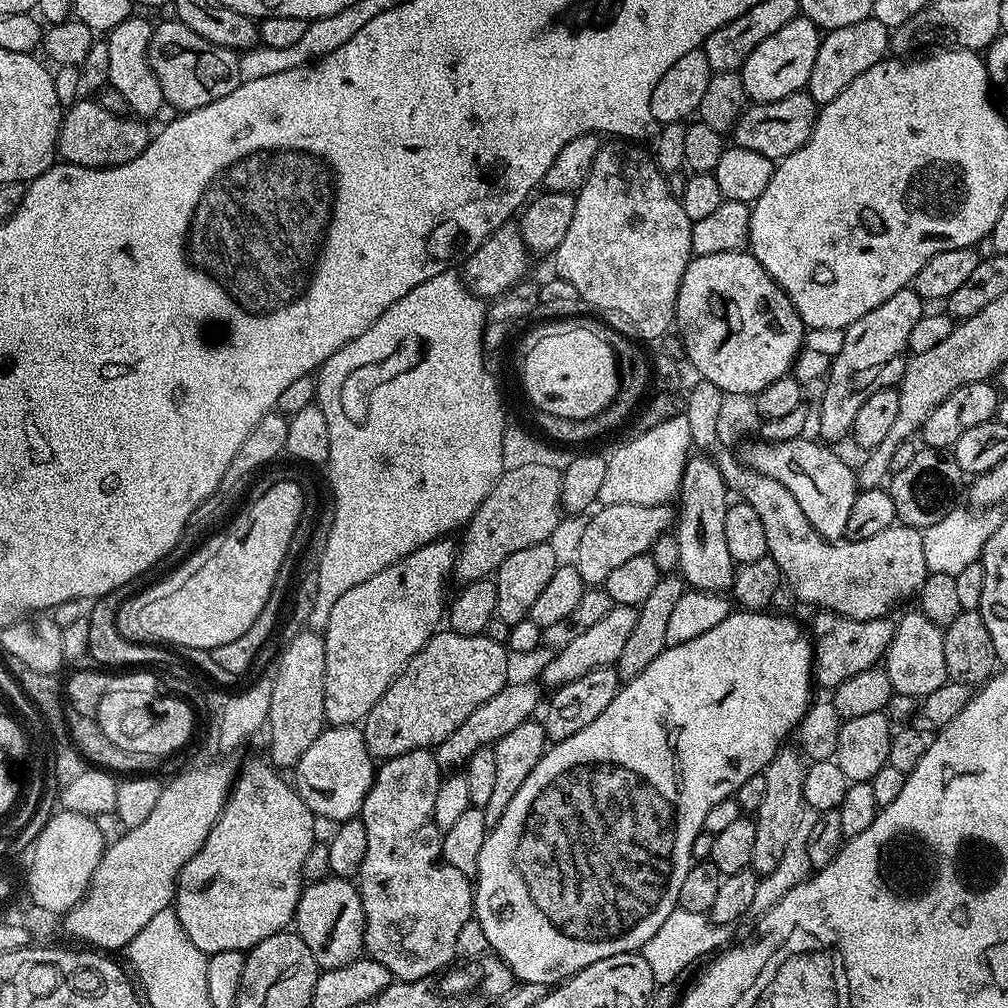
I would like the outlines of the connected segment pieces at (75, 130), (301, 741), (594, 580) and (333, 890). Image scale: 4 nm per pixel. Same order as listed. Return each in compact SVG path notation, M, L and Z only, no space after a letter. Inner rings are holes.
M95 99L80 100L72 109L63 113L60 137L56 150L61 161L78 168L113 168L134 162L146 150L150 131L143 119L131 115L119 116L104 109Z
M315 631L300 632L288 644L288 649L280 656L280 665L272 676L270 694L270 714L266 725L268 732L267 759L277 769L295 769L297 762L306 754L306 746L314 743L314 738L326 727L324 707L326 706L326 654L324 637Z
M606 504L597 507L591 513L592 521L581 530L580 541L576 544L574 563L578 574L582 574L585 585L603 585L610 570L622 566L626 558L651 553L656 539L665 535L673 527L674 512L670 509L668 504L655 504L654 506Z
M329 875L326 880L305 883L300 891L294 931L314 954L317 969L337 968L361 959L364 947L364 907L359 887L351 879Z

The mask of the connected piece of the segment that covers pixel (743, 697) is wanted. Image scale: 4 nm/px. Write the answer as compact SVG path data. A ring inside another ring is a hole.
M732 610L725 620L714 626L714 630L706 630L706 634L701 634L699 638L690 638L690 642L682 646L665 648L658 658L654 658L654 662L650 662L650 666L646 666L646 670L642 670L642 674L638 674L638 678L627 681L621 687L614 702L610 702L610 706L606 706L606 710L602 710L602 714L598 714L598 718L586 726L586 730L578 730L578 734L570 738L555 741L545 751L538 766L530 770L526 782L518 786L518 794L510 798L506 814L502 814L502 818L489 827L482 850L478 850L478 870L474 877L474 920L480 923L485 942L496 951L493 953L512 971L517 981L555 986L586 966L602 958L610 958L610 954L640 952L643 945L657 933L662 922L678 907L678 889L694 863L694 838L698 838L702 831L706 814L710 814L710 809L718 806L718 802L733 799L736 791L751 776L759 777L763 773L787 741L784 739L797 731L797 724L813 699L811 639L805 629L803 632L794 621L768 614L764 610Z

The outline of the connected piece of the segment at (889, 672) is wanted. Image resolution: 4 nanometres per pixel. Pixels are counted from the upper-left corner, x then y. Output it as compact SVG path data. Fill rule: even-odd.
M920 610L906 613L901 620L895 621L895 625L894 638L882 661L884 673L892 683L893 693L917 698L923 698L926 694L934 694L938 686L949 681L942 628Z

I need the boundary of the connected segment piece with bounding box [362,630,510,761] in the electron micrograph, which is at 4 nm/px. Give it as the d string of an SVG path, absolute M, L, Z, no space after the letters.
M451 630L437 631L402 674L394 678L386 694L378 698L374 710L363 720L368 753L386 761L419 748L432 750L446 742L482 702L490 702L509 683L508 656L510 652L505 645L485 634L463 636Z

